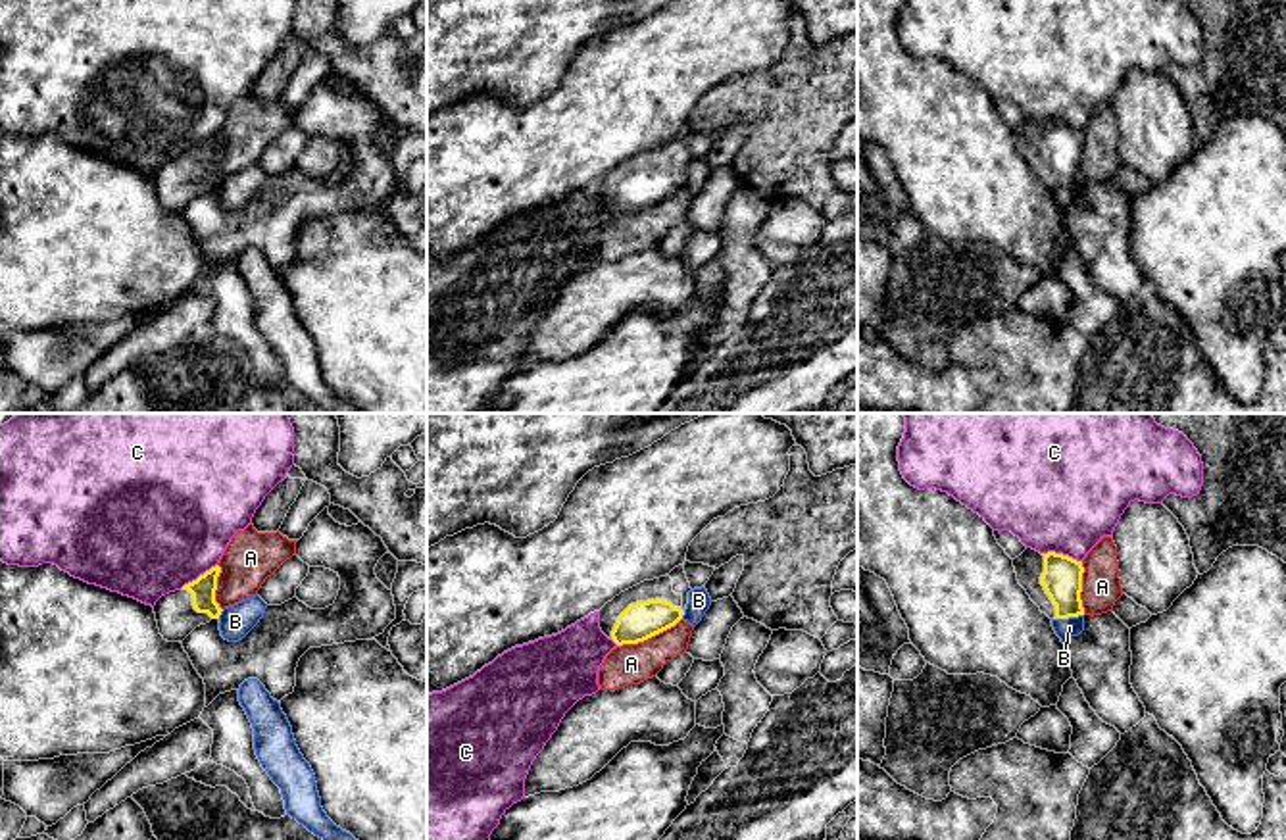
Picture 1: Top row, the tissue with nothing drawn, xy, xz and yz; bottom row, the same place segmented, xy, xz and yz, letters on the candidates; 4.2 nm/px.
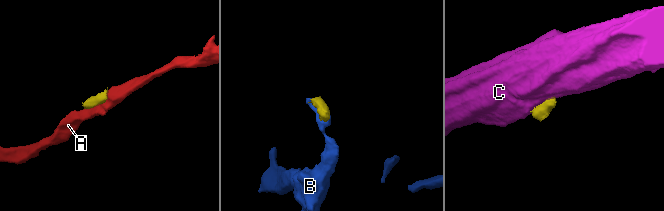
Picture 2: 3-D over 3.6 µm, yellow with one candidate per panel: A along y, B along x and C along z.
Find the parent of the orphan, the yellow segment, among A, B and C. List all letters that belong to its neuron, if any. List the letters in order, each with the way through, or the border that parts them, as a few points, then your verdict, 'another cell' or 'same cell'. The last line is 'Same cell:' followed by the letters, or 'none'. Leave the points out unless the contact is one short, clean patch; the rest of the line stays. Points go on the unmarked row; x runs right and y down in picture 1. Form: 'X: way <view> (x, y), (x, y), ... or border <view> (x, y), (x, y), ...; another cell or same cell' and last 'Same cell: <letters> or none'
A: another cell
B: another cell
C: another cell
Same cell: none

